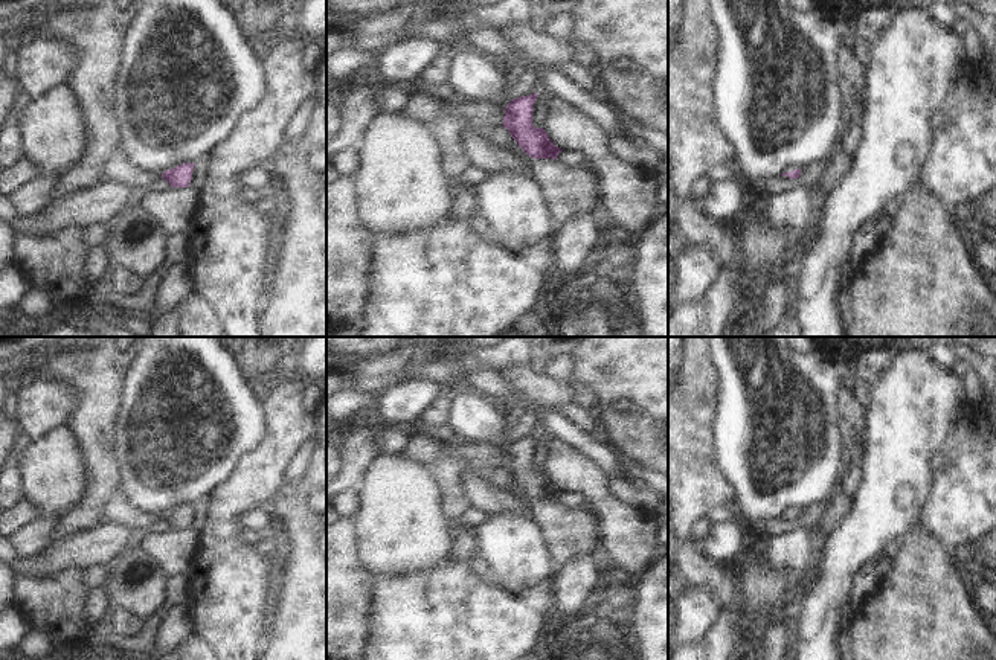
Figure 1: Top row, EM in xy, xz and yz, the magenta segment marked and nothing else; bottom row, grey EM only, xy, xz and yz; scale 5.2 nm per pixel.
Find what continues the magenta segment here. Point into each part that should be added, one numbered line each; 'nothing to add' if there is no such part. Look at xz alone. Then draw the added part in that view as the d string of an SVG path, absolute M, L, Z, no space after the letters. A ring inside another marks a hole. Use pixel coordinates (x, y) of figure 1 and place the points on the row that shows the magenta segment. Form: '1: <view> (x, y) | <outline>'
1: xz (447, 118) | M427 90L409 95L401 113L429 128L444 154L445 174L456 181L470 168L464 136L468 131L487 134L502 125L505 108L458 99L445 90Z

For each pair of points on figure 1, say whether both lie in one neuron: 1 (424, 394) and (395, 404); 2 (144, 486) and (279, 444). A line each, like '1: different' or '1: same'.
1: same
2: different

